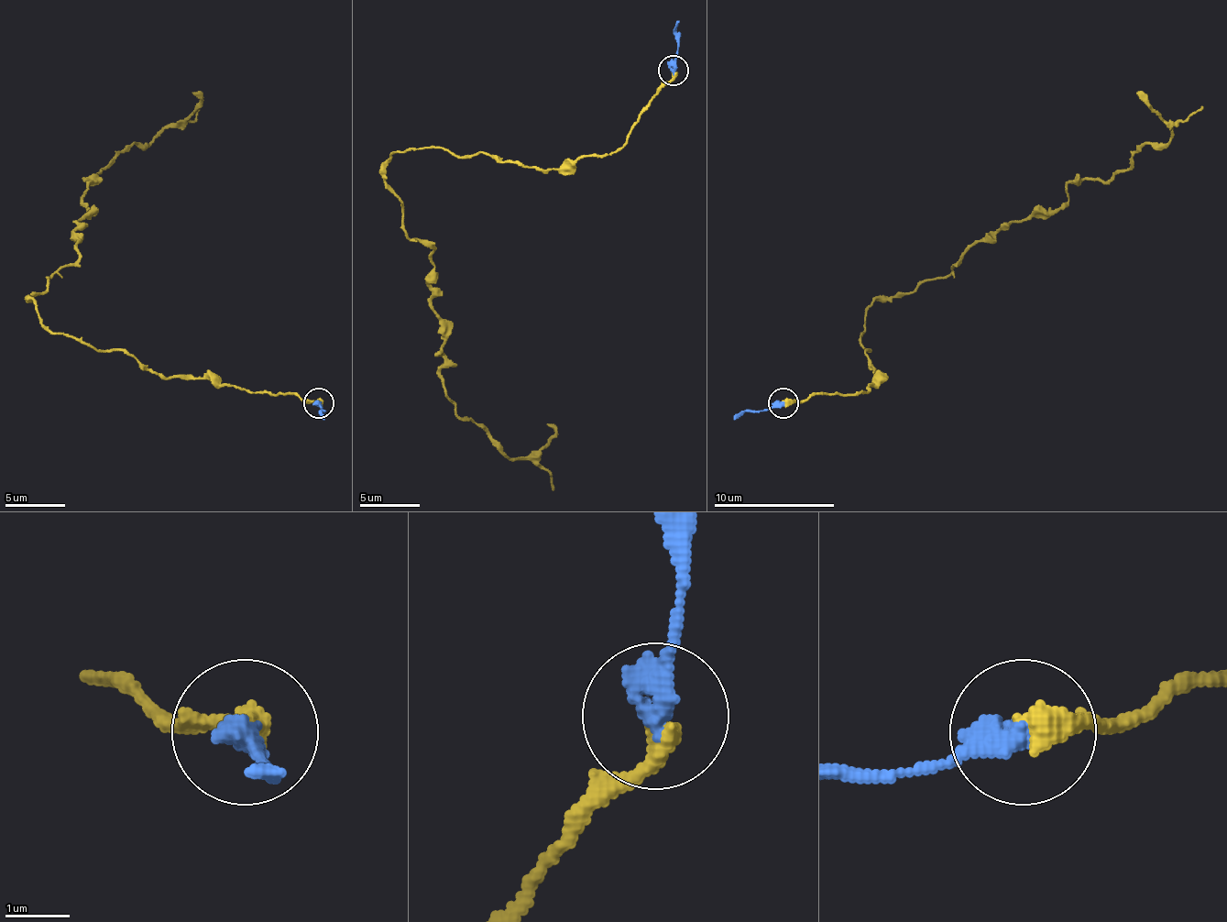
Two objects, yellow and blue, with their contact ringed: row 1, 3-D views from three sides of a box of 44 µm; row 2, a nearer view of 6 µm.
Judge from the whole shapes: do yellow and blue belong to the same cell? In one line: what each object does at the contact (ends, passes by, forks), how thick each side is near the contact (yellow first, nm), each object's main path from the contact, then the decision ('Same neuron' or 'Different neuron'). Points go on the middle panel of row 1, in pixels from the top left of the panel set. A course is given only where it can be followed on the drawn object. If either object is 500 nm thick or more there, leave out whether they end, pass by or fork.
At the ring yellow ends. At the ring blue ends. Thickness 400 nm (yellow) against 460 nm. Course of yellow: (673, 70), (619, 148), (556, 170), (390, 154), (402, 230), (432, 251), (444, 396), (510, 459), (547, 422). Course of blue: (673, 70), (680, 21). Different neuron

